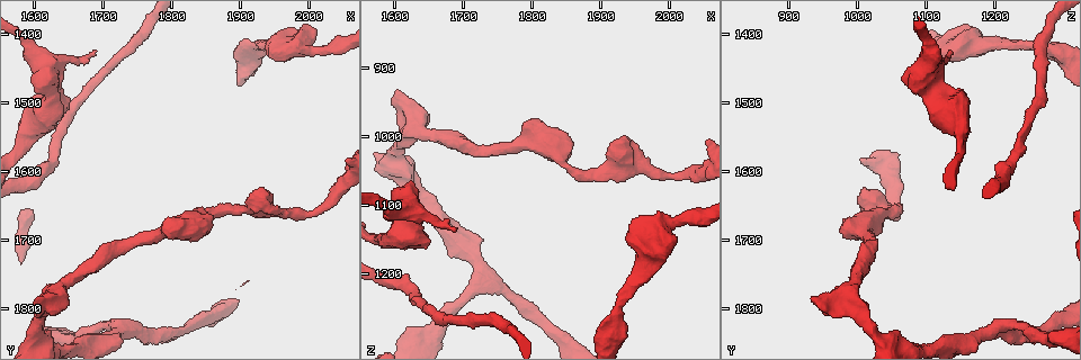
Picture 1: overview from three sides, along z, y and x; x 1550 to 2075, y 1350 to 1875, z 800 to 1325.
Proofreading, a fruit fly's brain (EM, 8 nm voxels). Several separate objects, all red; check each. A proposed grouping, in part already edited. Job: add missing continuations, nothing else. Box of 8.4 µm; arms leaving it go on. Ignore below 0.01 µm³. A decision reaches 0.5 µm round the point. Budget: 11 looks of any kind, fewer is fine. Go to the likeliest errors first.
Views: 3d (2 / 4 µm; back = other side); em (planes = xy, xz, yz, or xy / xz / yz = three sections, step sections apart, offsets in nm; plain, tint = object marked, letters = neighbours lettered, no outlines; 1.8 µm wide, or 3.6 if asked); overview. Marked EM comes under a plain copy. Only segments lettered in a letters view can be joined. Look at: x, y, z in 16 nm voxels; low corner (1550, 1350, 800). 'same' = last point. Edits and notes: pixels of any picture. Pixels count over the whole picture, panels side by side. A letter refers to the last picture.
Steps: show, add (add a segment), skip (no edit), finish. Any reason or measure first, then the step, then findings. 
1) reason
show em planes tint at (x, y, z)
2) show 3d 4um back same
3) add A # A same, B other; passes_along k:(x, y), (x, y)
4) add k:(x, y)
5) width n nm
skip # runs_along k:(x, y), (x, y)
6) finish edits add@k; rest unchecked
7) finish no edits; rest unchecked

branch stops here
show 3d 4um at (1690, 1425, 1130)

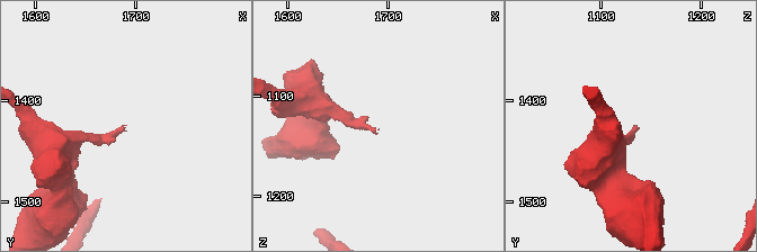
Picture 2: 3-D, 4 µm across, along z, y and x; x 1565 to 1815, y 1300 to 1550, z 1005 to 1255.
show em planes letters at (1690, 1422, 1134)

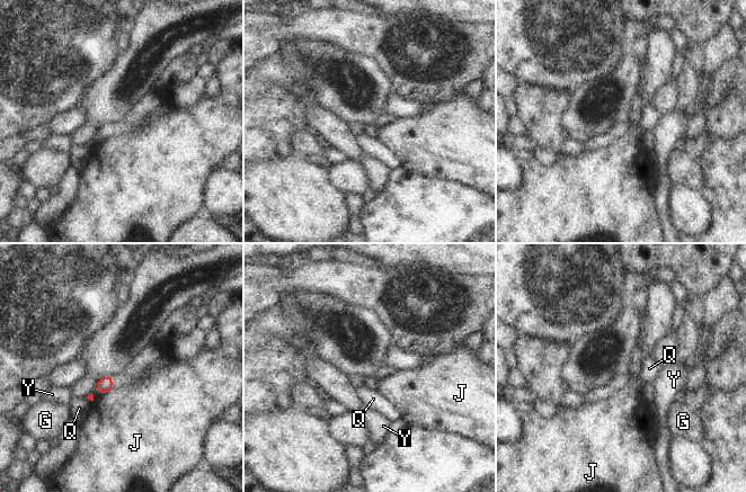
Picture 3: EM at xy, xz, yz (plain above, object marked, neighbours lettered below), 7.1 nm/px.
skip # G other, J other, Q other, Y other; border 3:(112, 388), (100, 394); none of them fits

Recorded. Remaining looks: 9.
branch stops here
show 3d 4um at (1995, 1385, 1160)

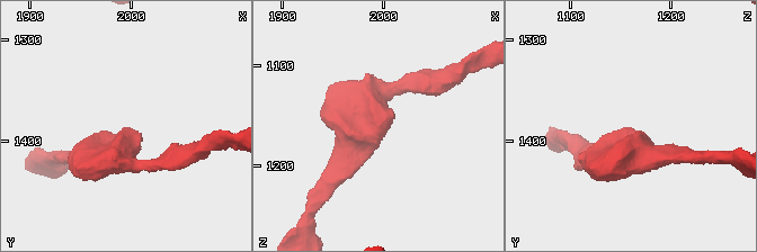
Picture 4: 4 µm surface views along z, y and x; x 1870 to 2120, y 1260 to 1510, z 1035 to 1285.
show em yz step 8 letters at (1996, 1388, 1164)

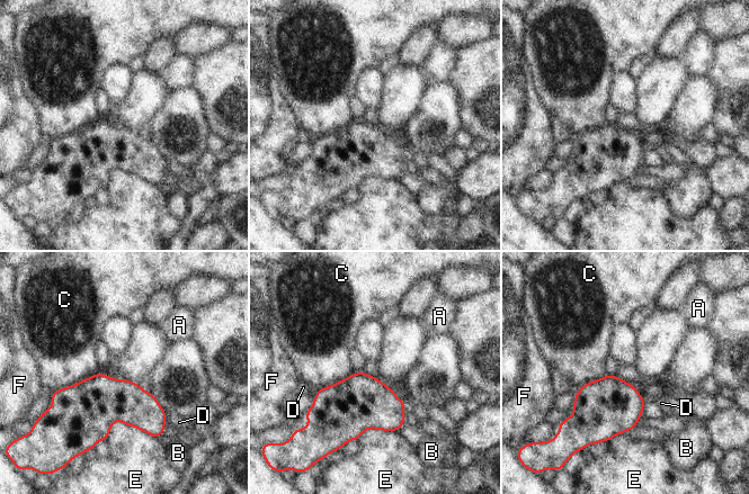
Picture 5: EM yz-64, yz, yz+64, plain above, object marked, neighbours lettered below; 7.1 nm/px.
another direction
show em xz step 4 letters same

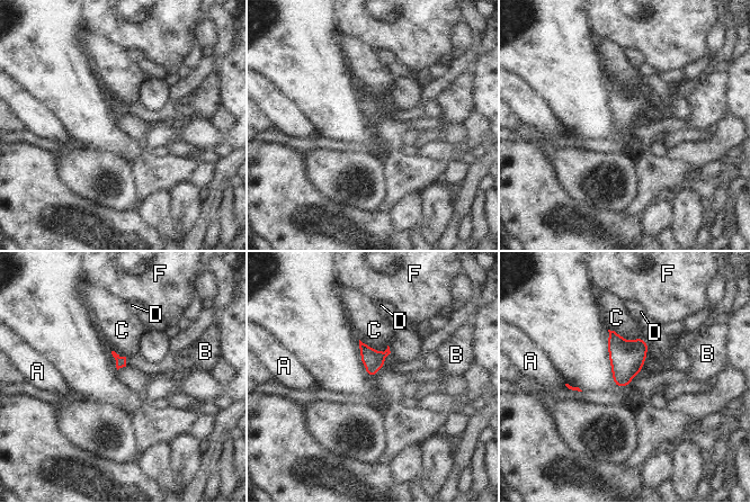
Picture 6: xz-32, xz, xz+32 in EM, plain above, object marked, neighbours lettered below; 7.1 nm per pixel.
skip # A other, B other, C other, D other, F other; none of them fits

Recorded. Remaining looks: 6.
stops while still wide
show em 3.6um planes letters at (1605, 1810, 965)

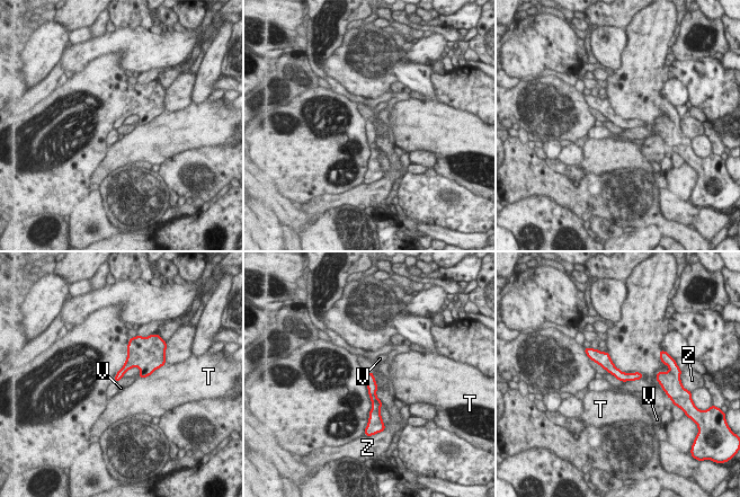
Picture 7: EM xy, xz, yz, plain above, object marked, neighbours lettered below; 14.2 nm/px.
skip # T other, V other, Z other; border 7:(140, 369), (132, 367), (123, 376); none of them fits

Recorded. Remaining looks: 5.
branch stops here
show em 3.6um planes letters at (1935, 1640, 1000)

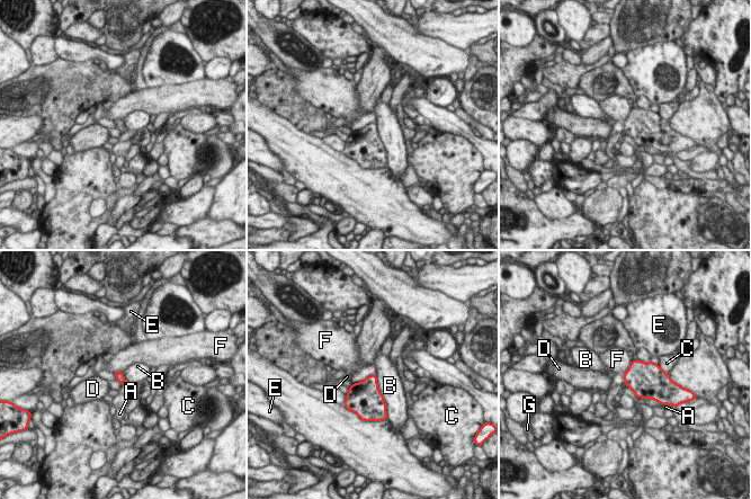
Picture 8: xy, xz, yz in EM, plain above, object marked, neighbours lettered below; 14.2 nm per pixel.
skip # A other, B other, C other, D other, E other, F other, G other; border 8:(375, 375), (387, 412); no lettered segment goes on from it

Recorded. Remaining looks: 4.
finish no edits; rest unchecked

